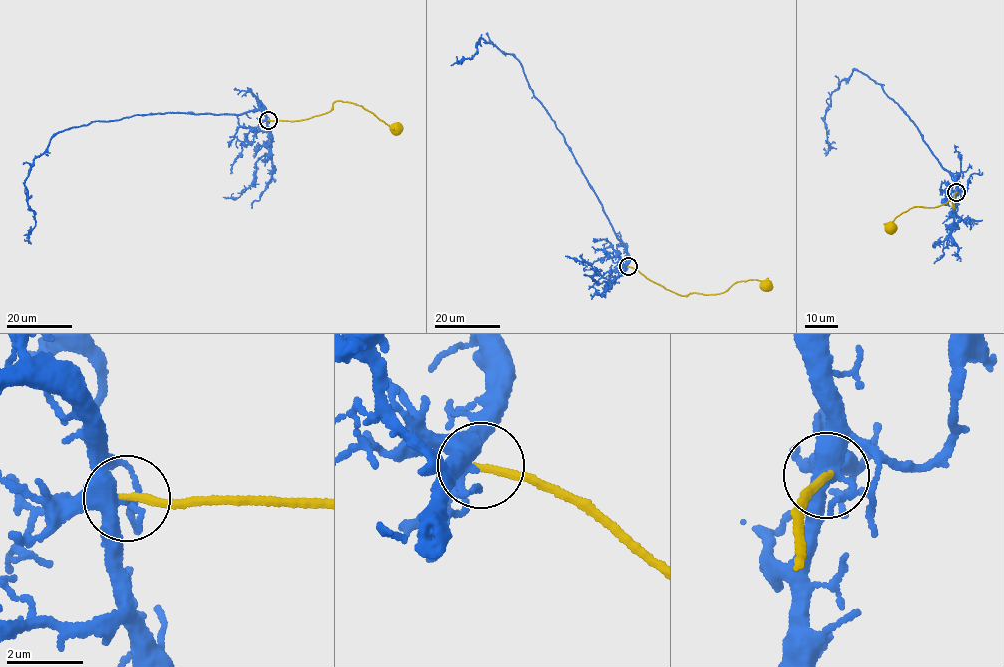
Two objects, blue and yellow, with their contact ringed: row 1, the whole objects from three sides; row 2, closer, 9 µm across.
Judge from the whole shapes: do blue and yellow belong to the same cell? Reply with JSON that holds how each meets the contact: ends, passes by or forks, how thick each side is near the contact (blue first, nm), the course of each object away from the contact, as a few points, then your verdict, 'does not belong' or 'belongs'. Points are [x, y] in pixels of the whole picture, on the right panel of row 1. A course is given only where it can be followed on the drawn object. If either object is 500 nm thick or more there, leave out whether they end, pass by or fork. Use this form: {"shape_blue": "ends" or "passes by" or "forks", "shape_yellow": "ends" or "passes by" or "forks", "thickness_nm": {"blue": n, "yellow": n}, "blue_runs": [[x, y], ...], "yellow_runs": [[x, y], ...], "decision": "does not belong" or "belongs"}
{"shape_blue": "forks", "shape_yellow": "ends", "thickness_nm": {"blue": 400, "yellow": 200}, "blue_runs": [[956, 192], [953, 177], [914, 124], [880, 84], [856, 70], [831, 93], [824, 120], [830, 149], [824, 148]], "yellow_runs": [[956, 192], [953, 209], [951, 200], [936, 207], [917, 206], [894, 219], [890, 227]], "decision": "belongs"}

